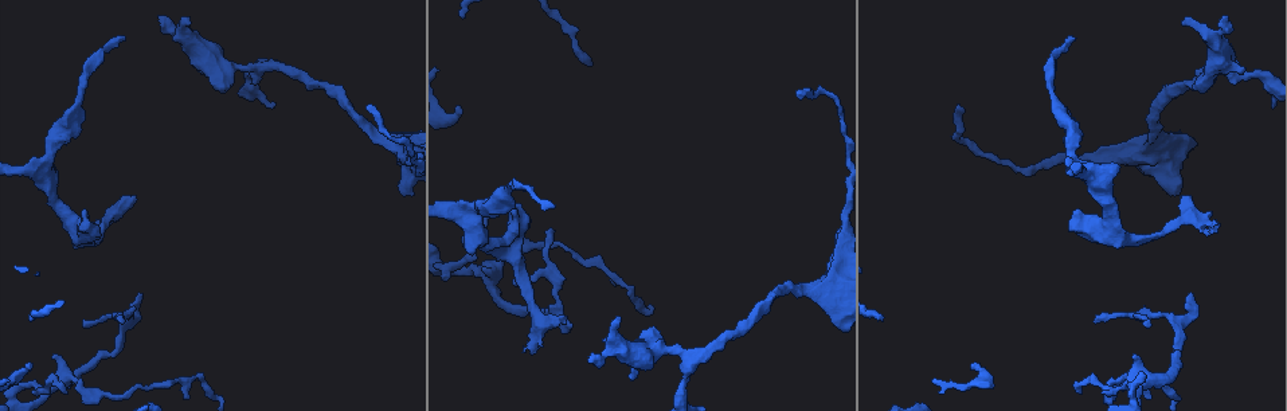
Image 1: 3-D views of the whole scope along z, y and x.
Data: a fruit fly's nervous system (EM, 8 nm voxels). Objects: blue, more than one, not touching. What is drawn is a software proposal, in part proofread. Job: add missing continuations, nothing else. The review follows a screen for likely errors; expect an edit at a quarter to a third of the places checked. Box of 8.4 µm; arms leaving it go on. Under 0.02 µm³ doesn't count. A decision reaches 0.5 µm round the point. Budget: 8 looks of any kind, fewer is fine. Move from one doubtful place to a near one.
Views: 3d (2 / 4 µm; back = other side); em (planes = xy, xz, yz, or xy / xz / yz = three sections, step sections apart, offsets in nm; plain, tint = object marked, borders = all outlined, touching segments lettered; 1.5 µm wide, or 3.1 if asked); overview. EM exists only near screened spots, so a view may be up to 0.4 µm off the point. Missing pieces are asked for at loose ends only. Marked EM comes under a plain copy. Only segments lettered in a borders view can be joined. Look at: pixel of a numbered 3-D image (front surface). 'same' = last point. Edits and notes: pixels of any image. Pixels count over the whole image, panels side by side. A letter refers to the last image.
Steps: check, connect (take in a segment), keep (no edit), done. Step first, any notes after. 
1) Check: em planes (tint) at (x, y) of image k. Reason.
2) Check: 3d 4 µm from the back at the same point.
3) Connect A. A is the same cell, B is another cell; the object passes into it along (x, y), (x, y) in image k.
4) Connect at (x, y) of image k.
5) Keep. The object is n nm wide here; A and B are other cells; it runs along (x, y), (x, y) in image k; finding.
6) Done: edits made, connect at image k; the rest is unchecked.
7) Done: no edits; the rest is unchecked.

Check: 3d 2 µm at (1192, 295) of image 1. Thin end.

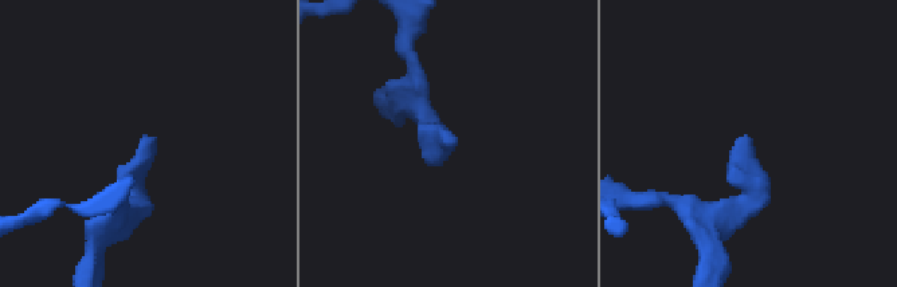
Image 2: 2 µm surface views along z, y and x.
Check: em xz step 8 (tint) at (148, 139) of image 2.

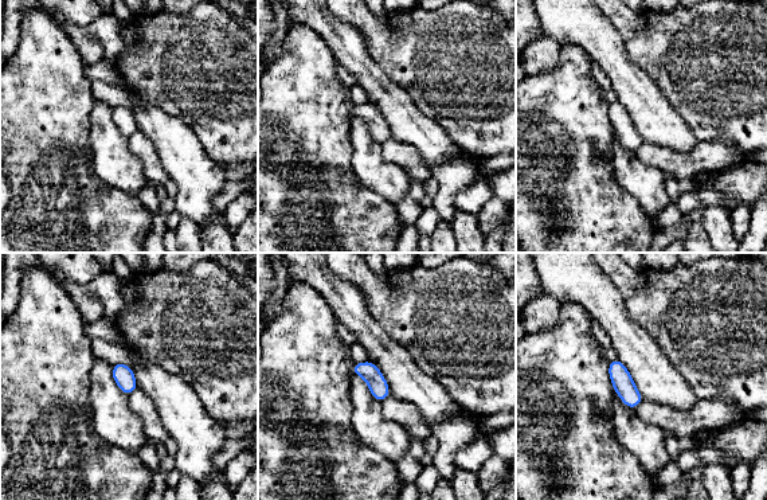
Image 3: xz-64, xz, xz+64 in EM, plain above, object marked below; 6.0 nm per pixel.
Check: em planes (borders) at the same point.

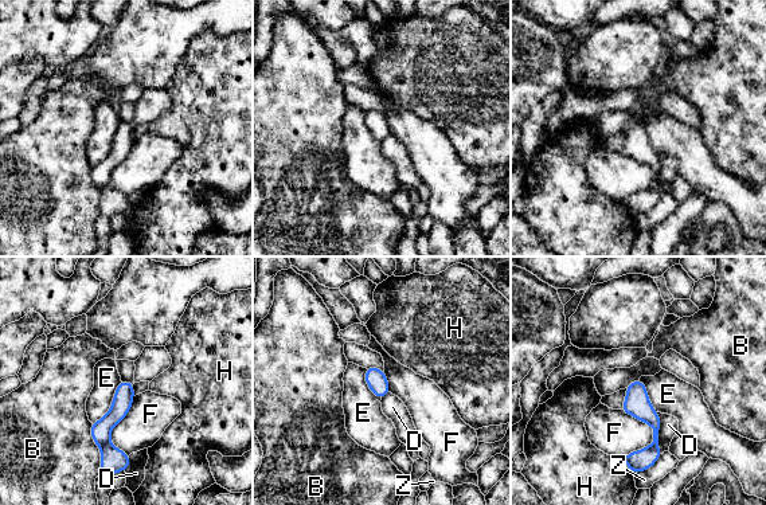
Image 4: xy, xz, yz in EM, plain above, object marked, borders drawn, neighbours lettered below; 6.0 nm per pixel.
Keep. The longest contact is with E, 320 nm; B, D, E, F, H and Z are other cells; none of them fits.

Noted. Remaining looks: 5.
Check: 3d 2 µm at (55, 356) of image 1. Three arms meet.

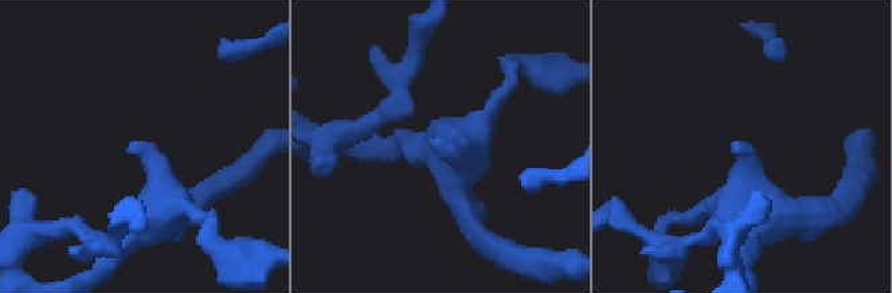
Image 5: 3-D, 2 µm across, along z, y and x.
Check: em planes (borders) at (732, 149) of image 5. 3 arms meet here.

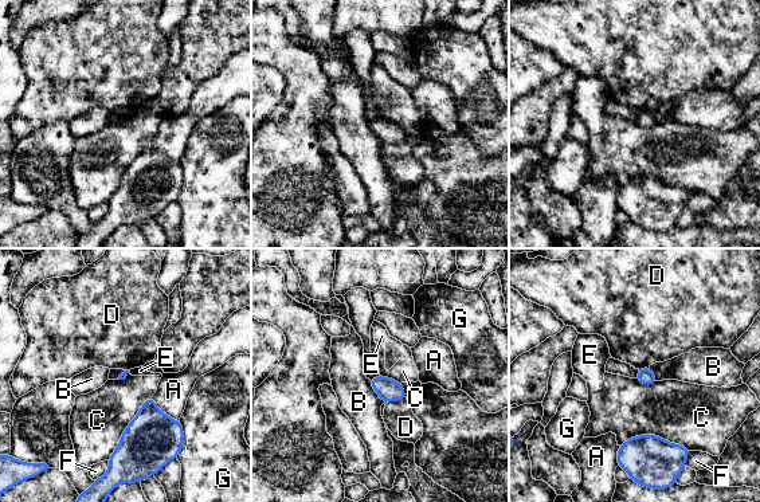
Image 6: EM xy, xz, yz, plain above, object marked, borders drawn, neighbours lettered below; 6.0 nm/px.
Keep. A, B, C, D, E, F and G are other cells; none of them fits.

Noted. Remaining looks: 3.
Check: 3d 2 µm at (1228, 17) of image 1. Free end.

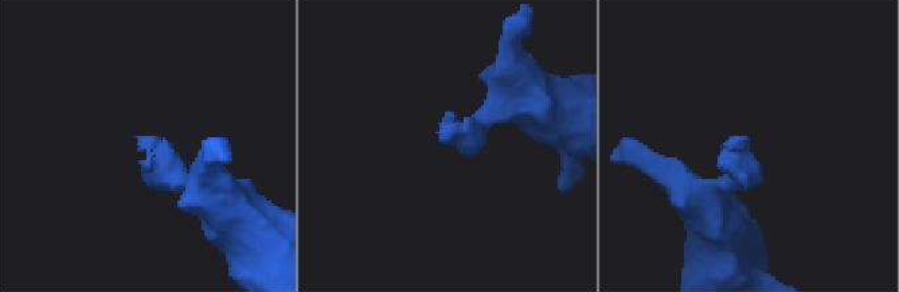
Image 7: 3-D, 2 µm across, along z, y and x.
Check: em yz step 4 (borders) at (142, 141) of image 7.

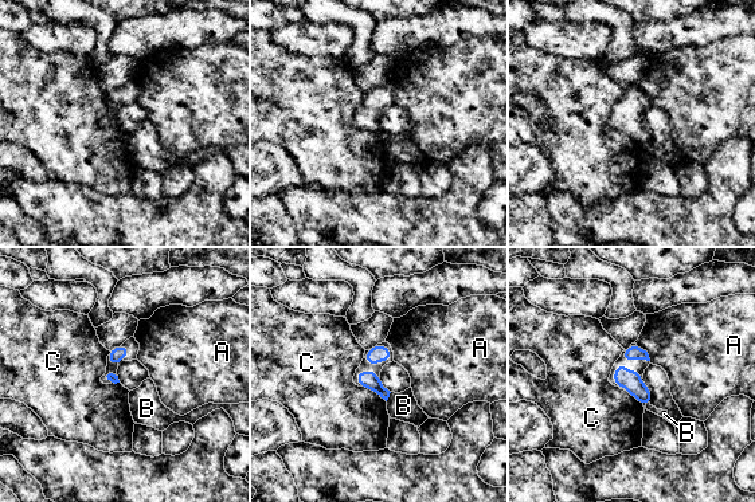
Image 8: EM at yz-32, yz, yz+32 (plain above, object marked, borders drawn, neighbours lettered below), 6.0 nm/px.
Check: em xz step 8 (borders) at the same point.

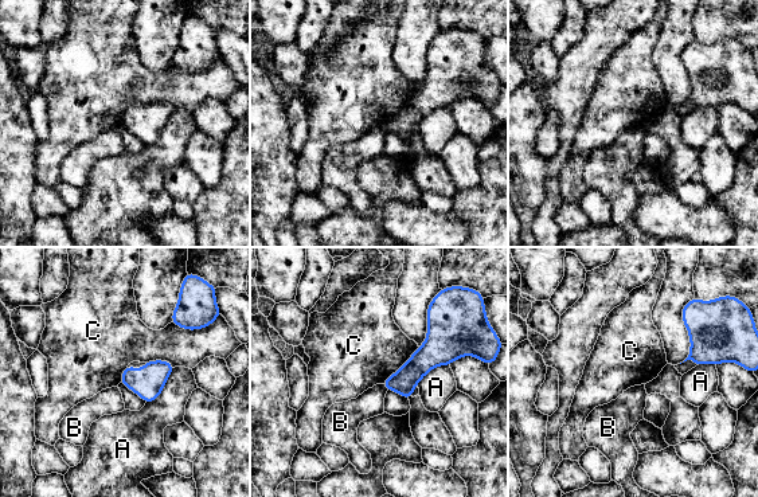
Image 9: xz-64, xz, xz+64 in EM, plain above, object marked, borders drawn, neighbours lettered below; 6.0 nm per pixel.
Keep. The longest contact is with A, 280 nm; A, B and C are other cells; a border runs along (175, 367), (161, 392), (145, 403) in image 9; none of them fits.

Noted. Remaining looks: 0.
Done: no edits; the rest is unchecked.

